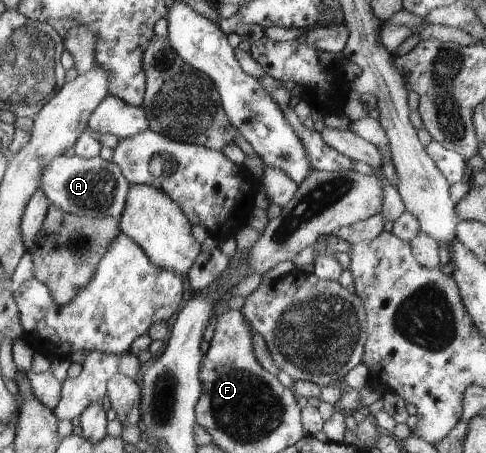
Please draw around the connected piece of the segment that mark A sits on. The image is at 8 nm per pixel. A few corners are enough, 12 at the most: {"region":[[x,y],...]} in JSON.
{"region":[[67,153],[39,189],[51,206],[119,219],[131,189],[115,162]]}

